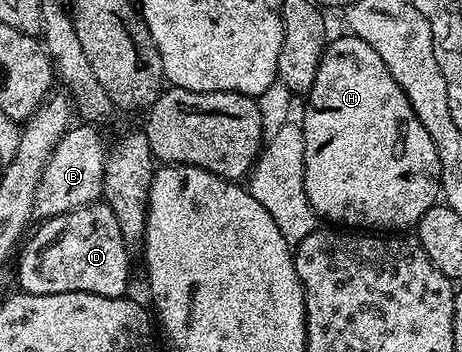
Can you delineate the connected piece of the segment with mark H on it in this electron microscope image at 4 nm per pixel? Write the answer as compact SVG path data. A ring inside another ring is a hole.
M344 33L344 38L332 37L328 41L326 50L321 56L321 64L317 68L317 80L313 80L313 88L307 91L307 111L301 117L303 135L305 136L305 192L309 196L309 204L314 208L320 219L328 218L328 223L338 224L343 228L358 228L363 232L403 232L406 226L414 227L429 212L429 208L436 205L441 198L441 171L439 168L439 153L421 120L417 120L417 112L409 104L401 84L393 80L389 68L385 68L385 60L365 44L365 40L354 34Z

